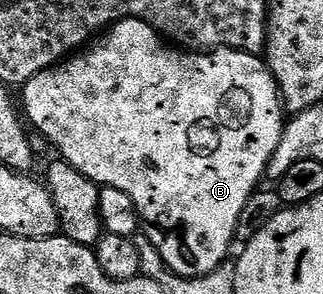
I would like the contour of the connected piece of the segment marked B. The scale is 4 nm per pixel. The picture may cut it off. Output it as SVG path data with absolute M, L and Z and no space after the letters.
M127 17L125 21L116 22L99 40L89 44L83 51L34 75L34 79L24 84L22 93L24 93L23 116L27 118L30 125L30 120L32 120L33 127L60 152L57 154L63 160L73 165L79 173L90 178L94 184L101 187L114 187L130 195L141 222L152 228L148 233L149 239L152 240L149 242L160 252L161 258L173 273L187 278L205 276L229 260L228 252L232 249L232 240L236 237L240 216L243 215L244 208L247 207L248 200L252 197L252 192L259 187L260 180L263 179L264 172L267 171L268 164L272 161L272 156L279 151L280 140L284 137L286 110L281 101L280 88L276 86L276 81L268 70L267 64L257 54L243 53L237 49L181 51L169 44L161 34L145 22Z

